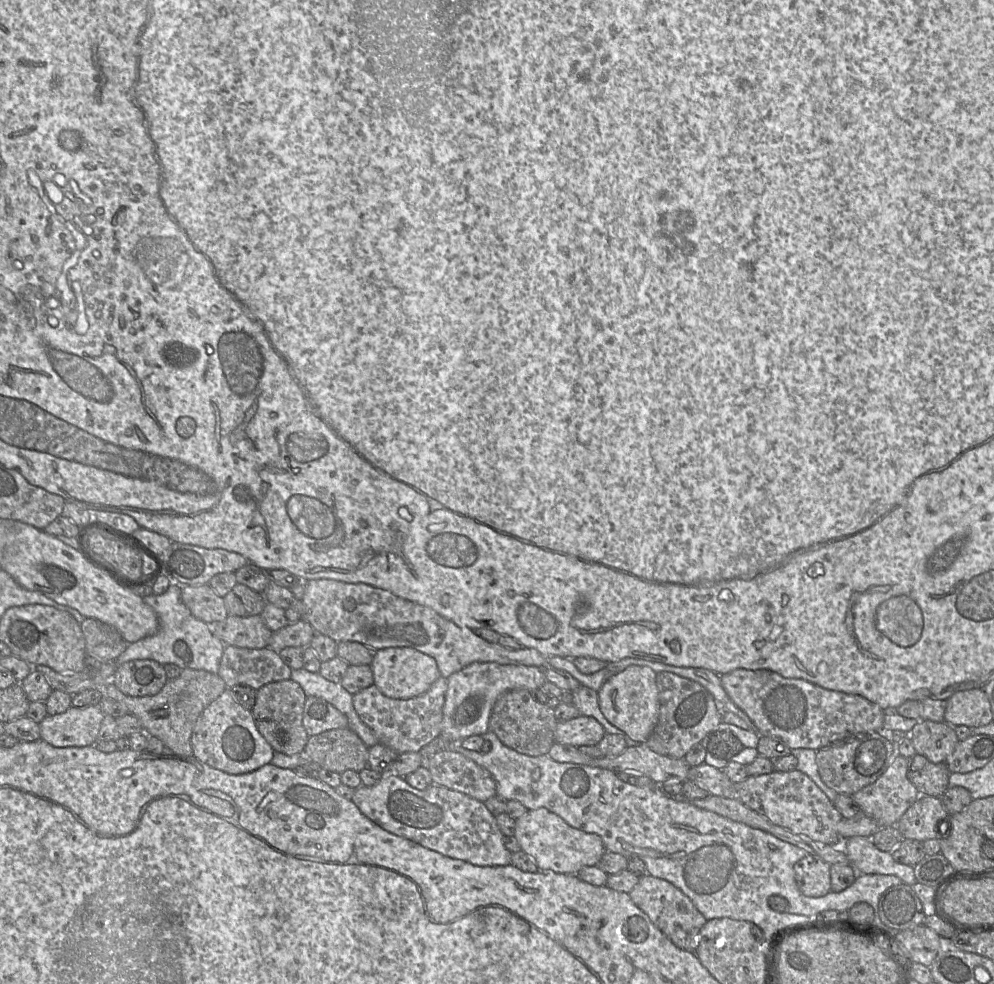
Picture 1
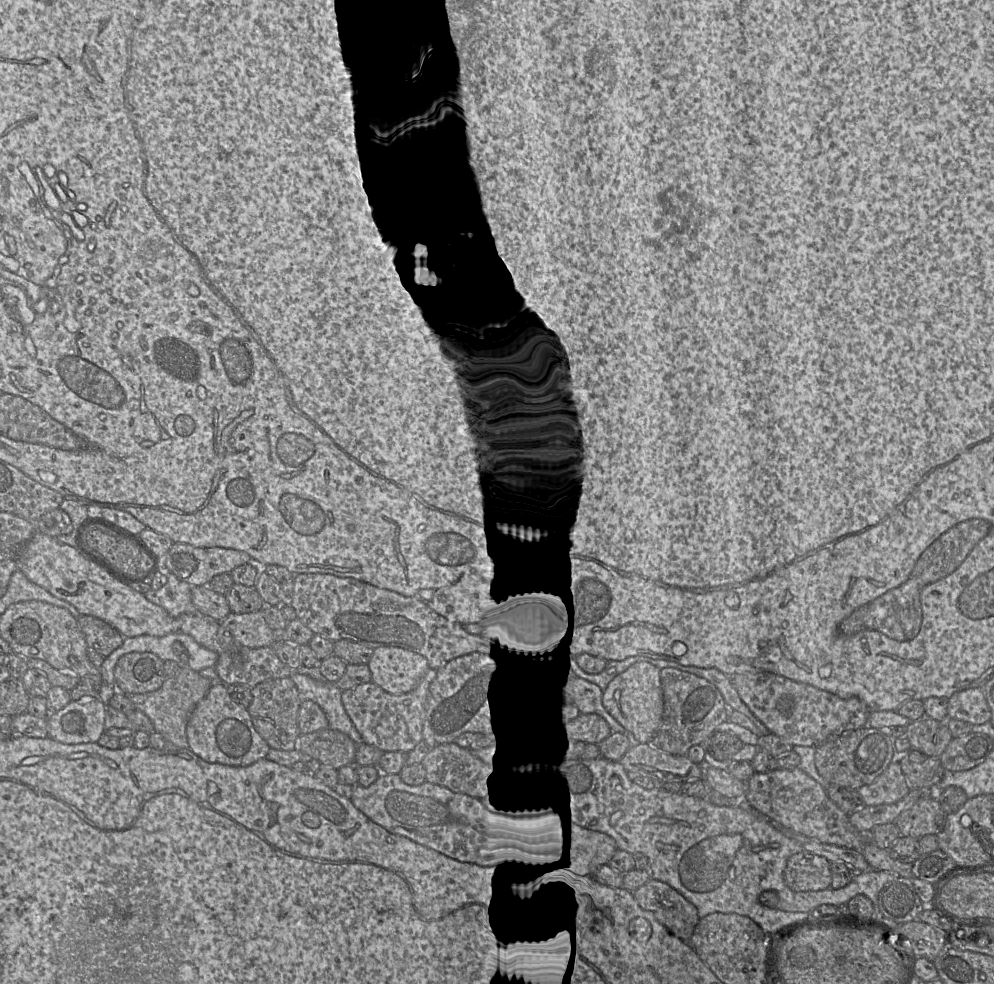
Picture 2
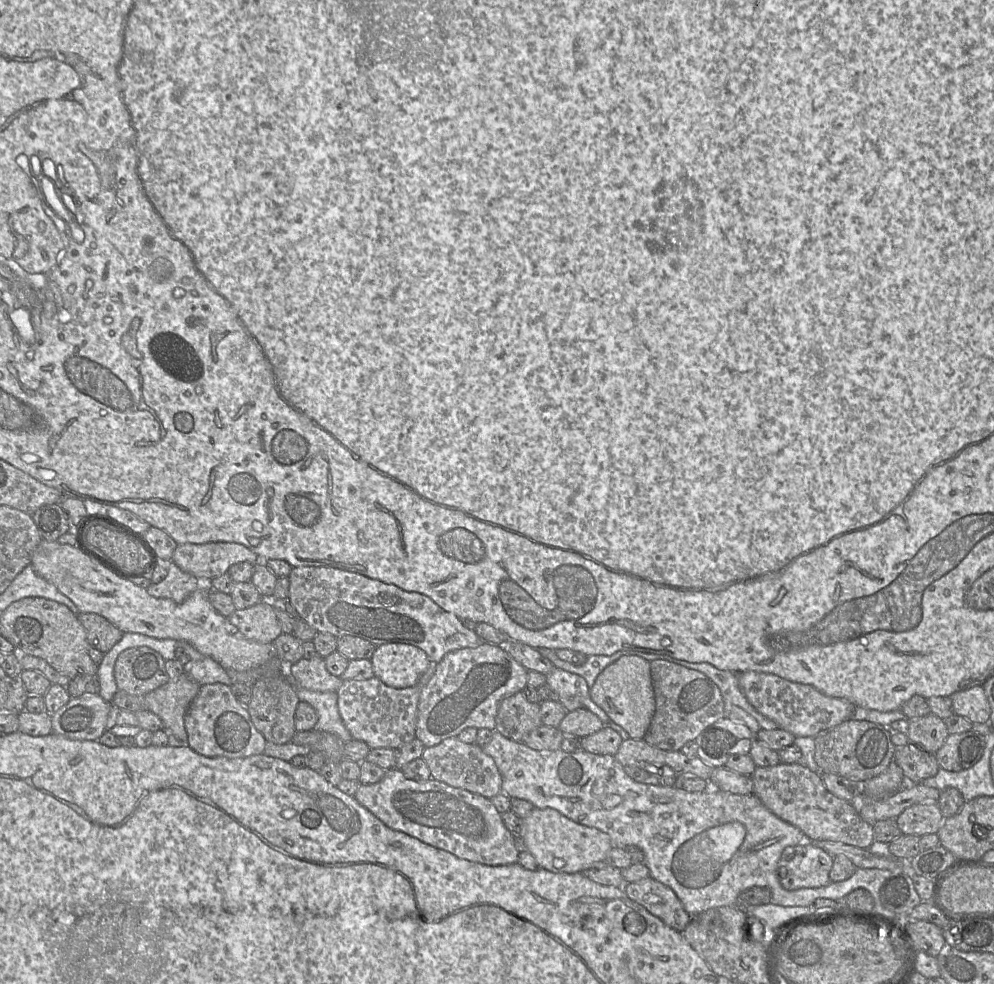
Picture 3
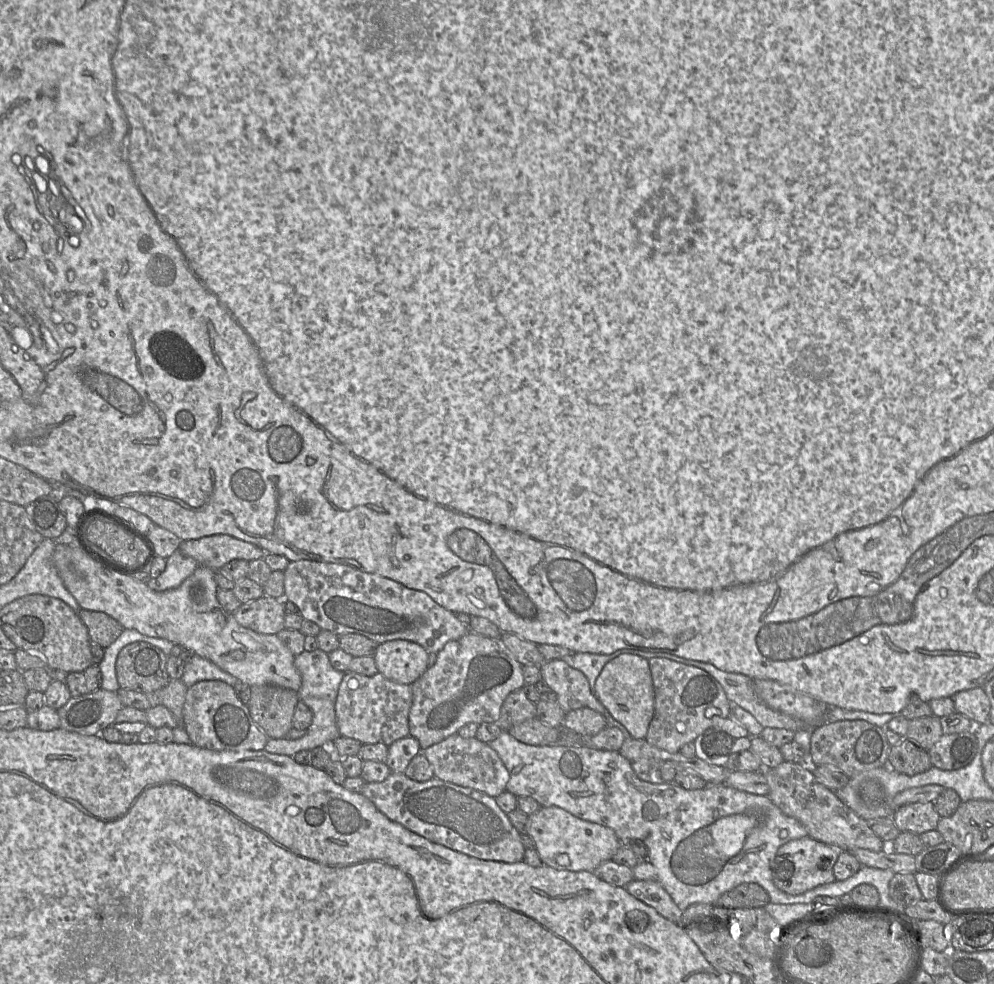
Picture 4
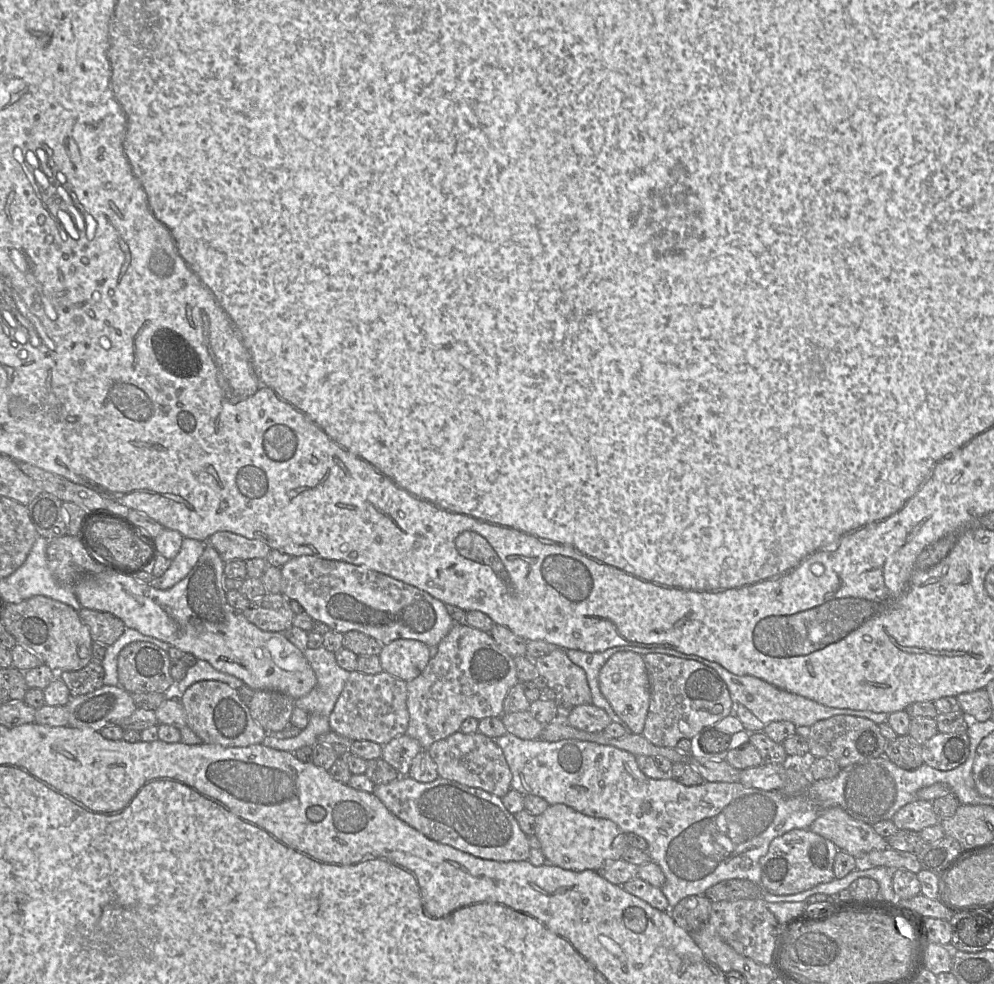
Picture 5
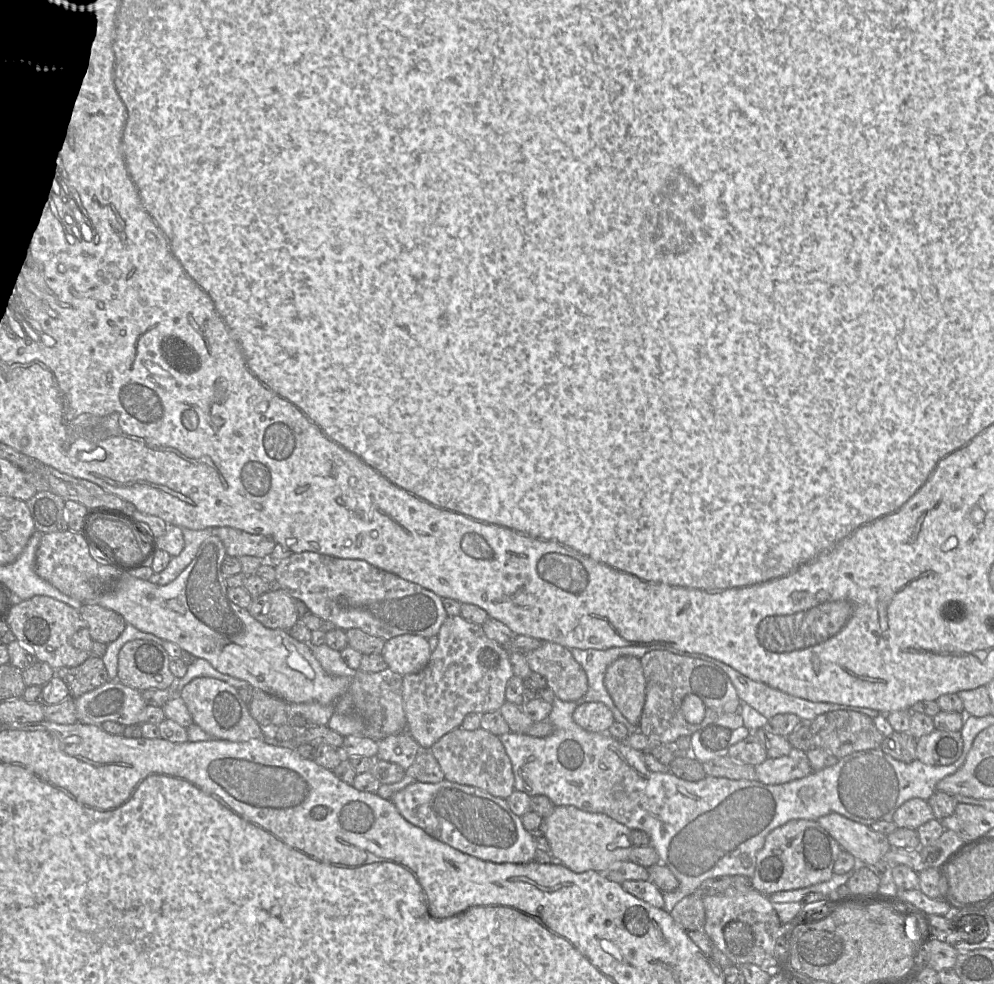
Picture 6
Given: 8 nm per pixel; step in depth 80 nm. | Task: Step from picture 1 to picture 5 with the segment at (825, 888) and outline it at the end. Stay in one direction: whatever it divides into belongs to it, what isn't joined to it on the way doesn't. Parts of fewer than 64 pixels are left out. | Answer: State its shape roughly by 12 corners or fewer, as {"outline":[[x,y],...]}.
{"outline":[[807,829],[773,839],[761,884],[793,895],[835,876],[836,845]]}

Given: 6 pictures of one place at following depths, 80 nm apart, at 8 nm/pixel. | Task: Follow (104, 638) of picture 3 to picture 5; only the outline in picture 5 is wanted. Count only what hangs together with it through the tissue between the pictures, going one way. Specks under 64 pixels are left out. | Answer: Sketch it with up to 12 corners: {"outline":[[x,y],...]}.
{"outline":[[82,607],[79,616],[92,640],[118,640],[124,622],[109,612]]}

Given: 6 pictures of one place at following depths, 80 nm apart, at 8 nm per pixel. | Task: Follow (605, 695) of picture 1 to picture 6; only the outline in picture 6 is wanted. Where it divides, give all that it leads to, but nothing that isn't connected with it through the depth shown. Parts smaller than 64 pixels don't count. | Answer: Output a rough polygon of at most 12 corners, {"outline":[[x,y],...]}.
{"outline":[[640,658],[609,665],[605,687],[639,727],[645,703]]}

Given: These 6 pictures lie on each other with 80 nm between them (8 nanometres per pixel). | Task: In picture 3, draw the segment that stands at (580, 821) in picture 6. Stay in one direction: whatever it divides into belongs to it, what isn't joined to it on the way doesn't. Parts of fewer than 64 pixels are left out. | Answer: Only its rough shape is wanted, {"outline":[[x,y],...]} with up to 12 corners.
{"outline":[[534,808],[520,835],[538,868],[581,873],[605,861],[607,833]]}

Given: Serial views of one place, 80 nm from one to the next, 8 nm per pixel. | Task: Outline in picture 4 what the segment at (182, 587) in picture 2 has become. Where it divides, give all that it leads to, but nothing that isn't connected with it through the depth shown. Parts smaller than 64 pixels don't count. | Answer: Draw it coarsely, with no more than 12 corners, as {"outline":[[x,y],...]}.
{"outline":[[179,549],[166,569],[147,585],[163,592],[177,588],[198,567]]}

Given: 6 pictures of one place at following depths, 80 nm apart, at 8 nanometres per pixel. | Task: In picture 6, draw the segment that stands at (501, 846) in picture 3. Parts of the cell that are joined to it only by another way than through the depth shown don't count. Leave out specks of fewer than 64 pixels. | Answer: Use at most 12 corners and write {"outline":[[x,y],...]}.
{"outline":[[443,779],[390,799],[431,837],[495,863],[534,861],[506,799]]}

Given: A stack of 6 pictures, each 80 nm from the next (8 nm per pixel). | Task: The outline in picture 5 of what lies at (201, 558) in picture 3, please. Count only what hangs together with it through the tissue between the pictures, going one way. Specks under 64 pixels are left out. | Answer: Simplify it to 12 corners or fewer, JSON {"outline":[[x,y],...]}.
{"outline":[[229,531],[202,542],[215,548],[224,562],[266,559],[270,546]]}

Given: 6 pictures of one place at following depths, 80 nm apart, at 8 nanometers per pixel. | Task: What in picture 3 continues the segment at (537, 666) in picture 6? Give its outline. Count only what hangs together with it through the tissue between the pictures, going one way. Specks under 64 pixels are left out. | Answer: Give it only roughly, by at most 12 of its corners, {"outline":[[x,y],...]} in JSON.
{"outline":[[555,667],[546,683],[568,712],[586,708],[605,727],[631,738],[593,702],[587,681]]}

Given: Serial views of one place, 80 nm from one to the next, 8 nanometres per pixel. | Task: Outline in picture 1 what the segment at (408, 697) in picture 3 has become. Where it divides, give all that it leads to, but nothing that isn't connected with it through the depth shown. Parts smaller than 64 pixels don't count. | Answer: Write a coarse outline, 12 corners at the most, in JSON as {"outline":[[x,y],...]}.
{"outline":[[447,679],[394,699],[373,684],[354,694],[378,743],[419,752],[441,734]]}

